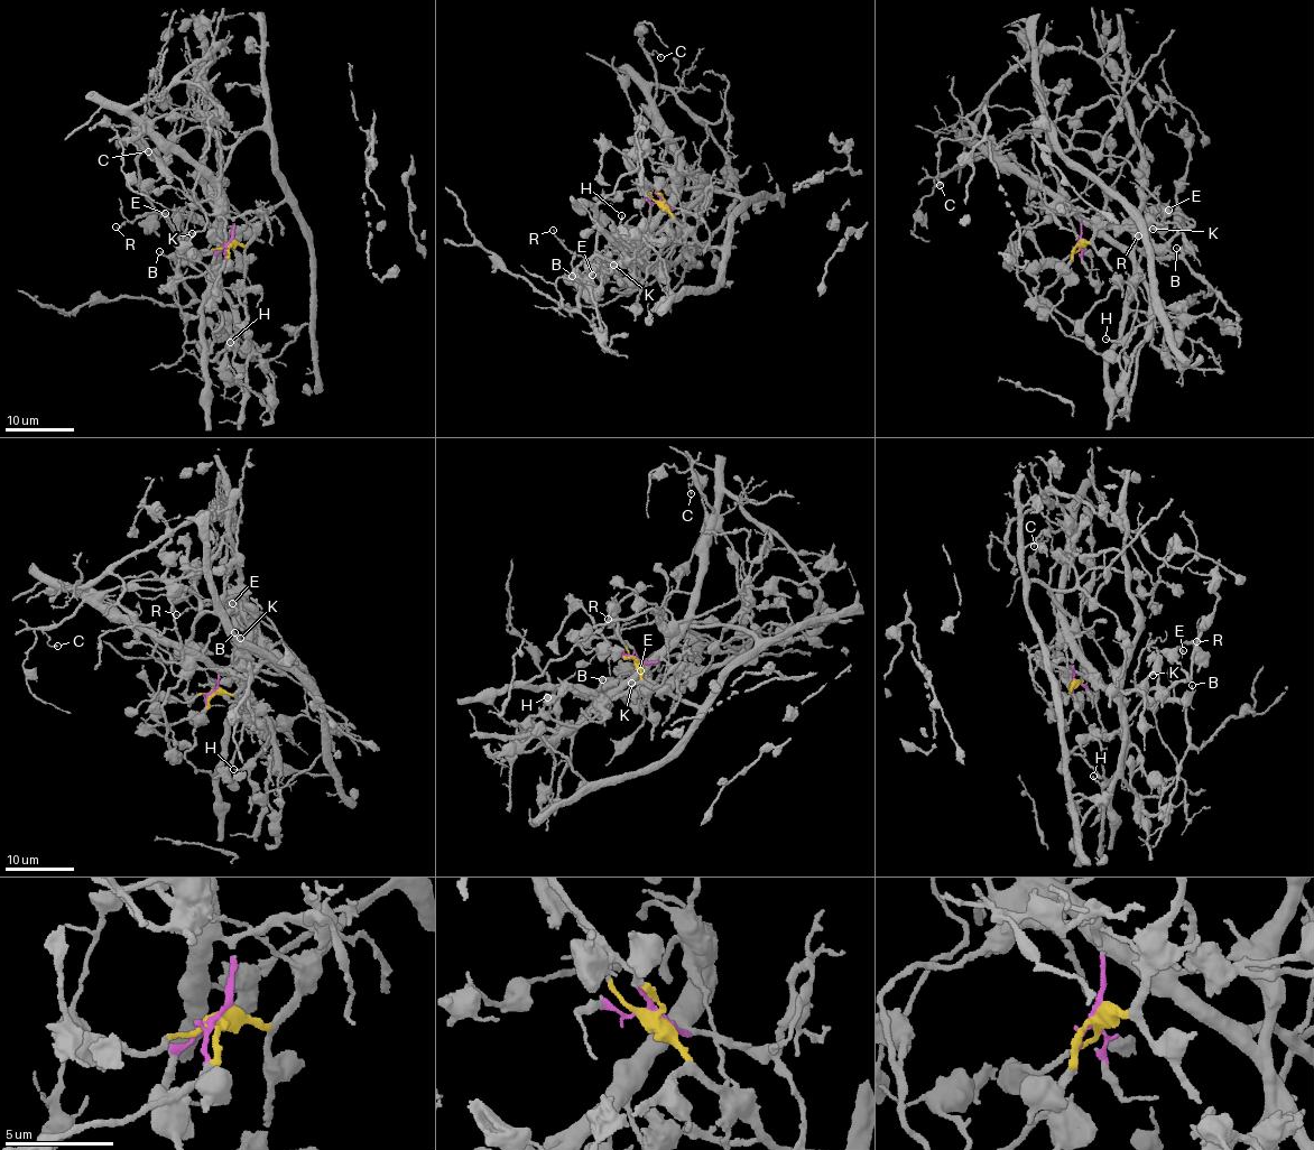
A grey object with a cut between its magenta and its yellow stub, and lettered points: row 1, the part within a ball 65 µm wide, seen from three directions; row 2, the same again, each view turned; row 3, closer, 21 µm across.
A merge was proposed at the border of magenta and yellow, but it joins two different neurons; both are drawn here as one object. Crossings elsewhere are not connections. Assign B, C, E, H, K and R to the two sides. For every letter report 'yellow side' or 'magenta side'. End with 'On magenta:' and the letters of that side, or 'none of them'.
B: magenta side
C: magenta side
E: magenta side
H: yellow side
K: magenta side
R: magenta side
On magenta: B, C, E, K, R

